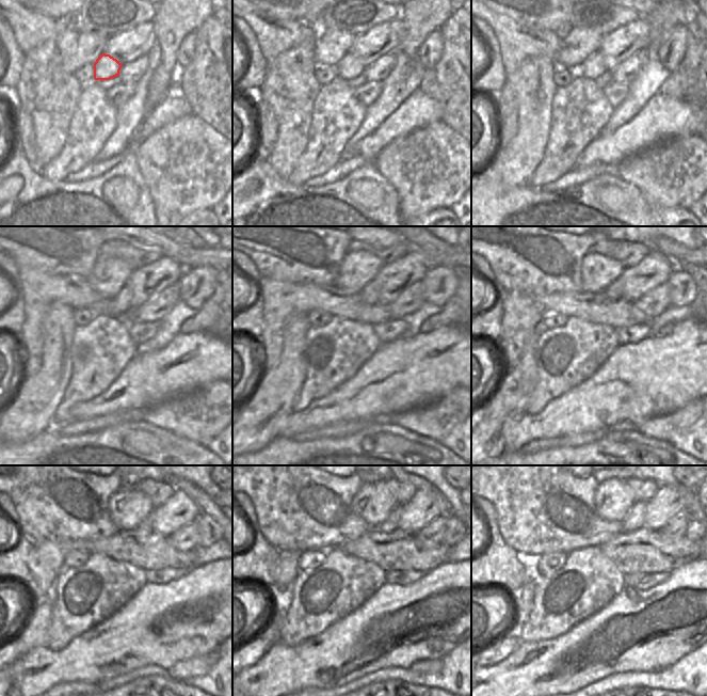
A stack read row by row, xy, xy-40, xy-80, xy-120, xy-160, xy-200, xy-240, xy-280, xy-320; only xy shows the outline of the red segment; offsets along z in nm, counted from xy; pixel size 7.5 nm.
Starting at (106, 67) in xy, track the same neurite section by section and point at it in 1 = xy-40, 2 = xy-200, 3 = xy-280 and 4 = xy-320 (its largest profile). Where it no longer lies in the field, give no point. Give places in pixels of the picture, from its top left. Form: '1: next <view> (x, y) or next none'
1: next xy-40 (349, 67)
2: next xy-200 (614, 290)
3: next xy-280 (391, 523)
4: next xy-320 (635, 519)

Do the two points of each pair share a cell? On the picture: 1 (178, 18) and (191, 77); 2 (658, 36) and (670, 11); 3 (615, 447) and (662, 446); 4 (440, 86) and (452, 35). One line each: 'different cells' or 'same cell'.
1: different cells
2: same cell
3: same cell
4: same cell

